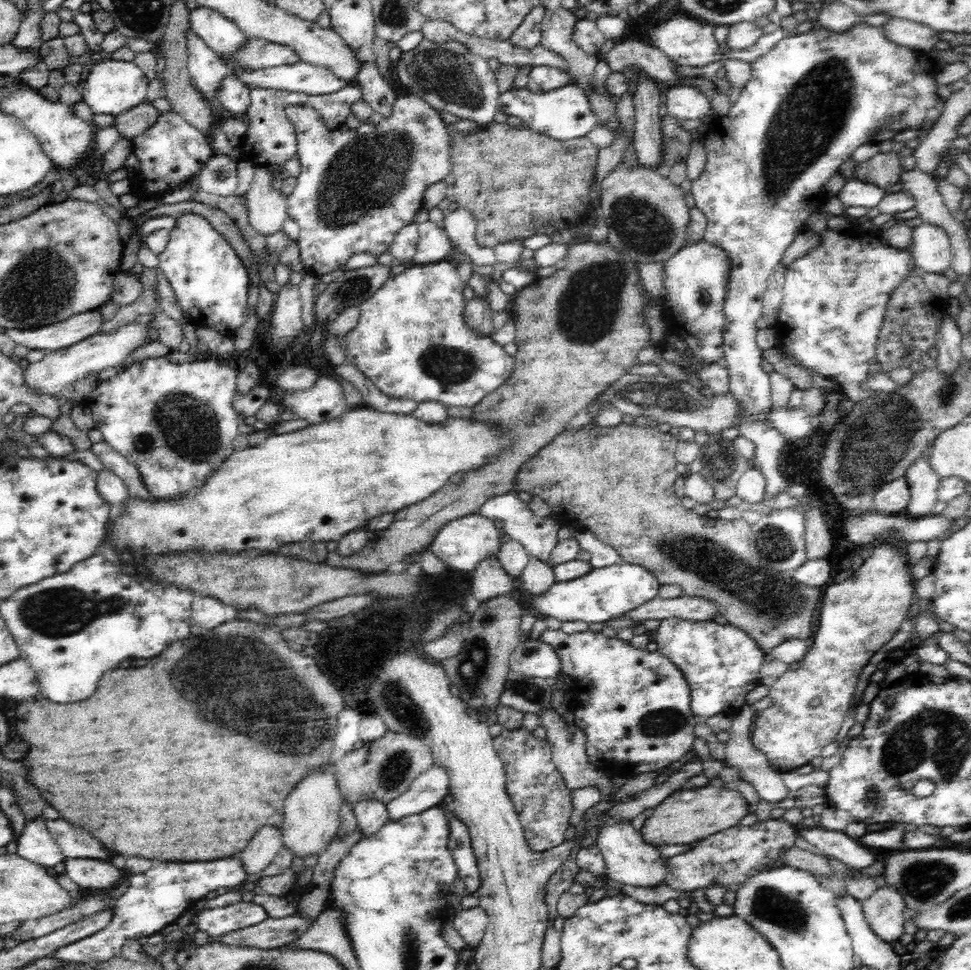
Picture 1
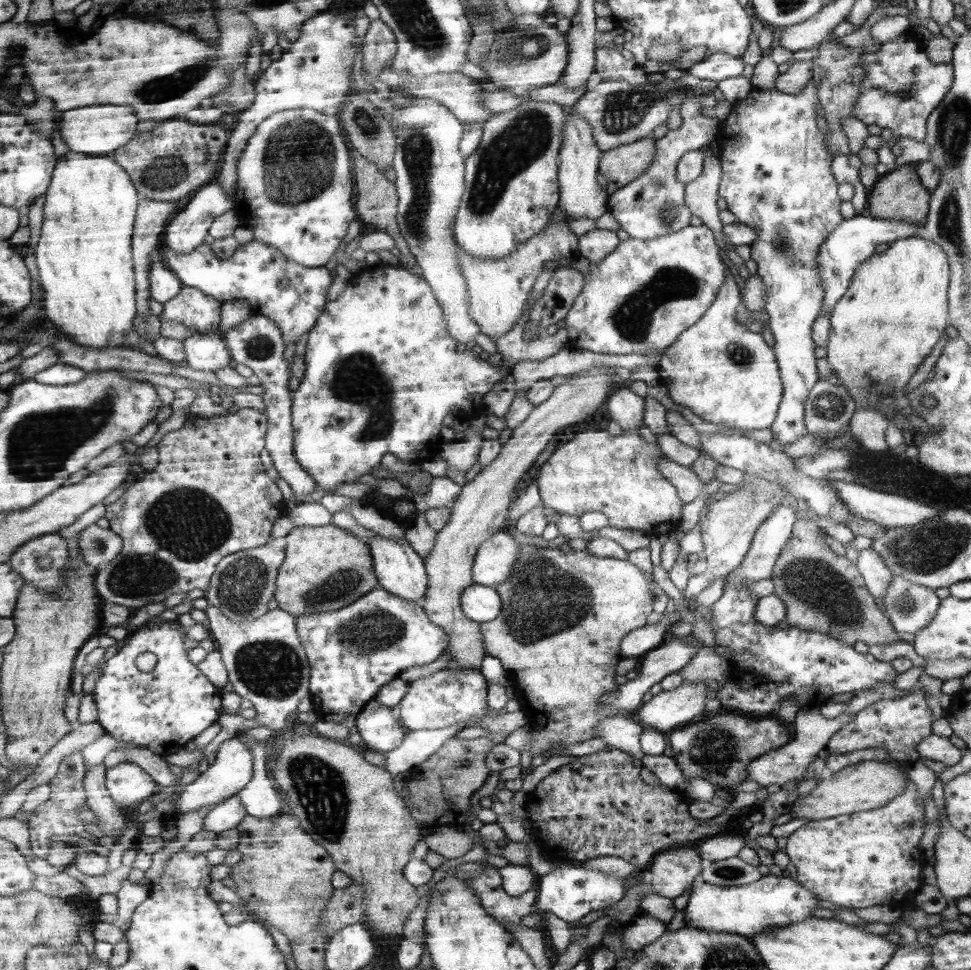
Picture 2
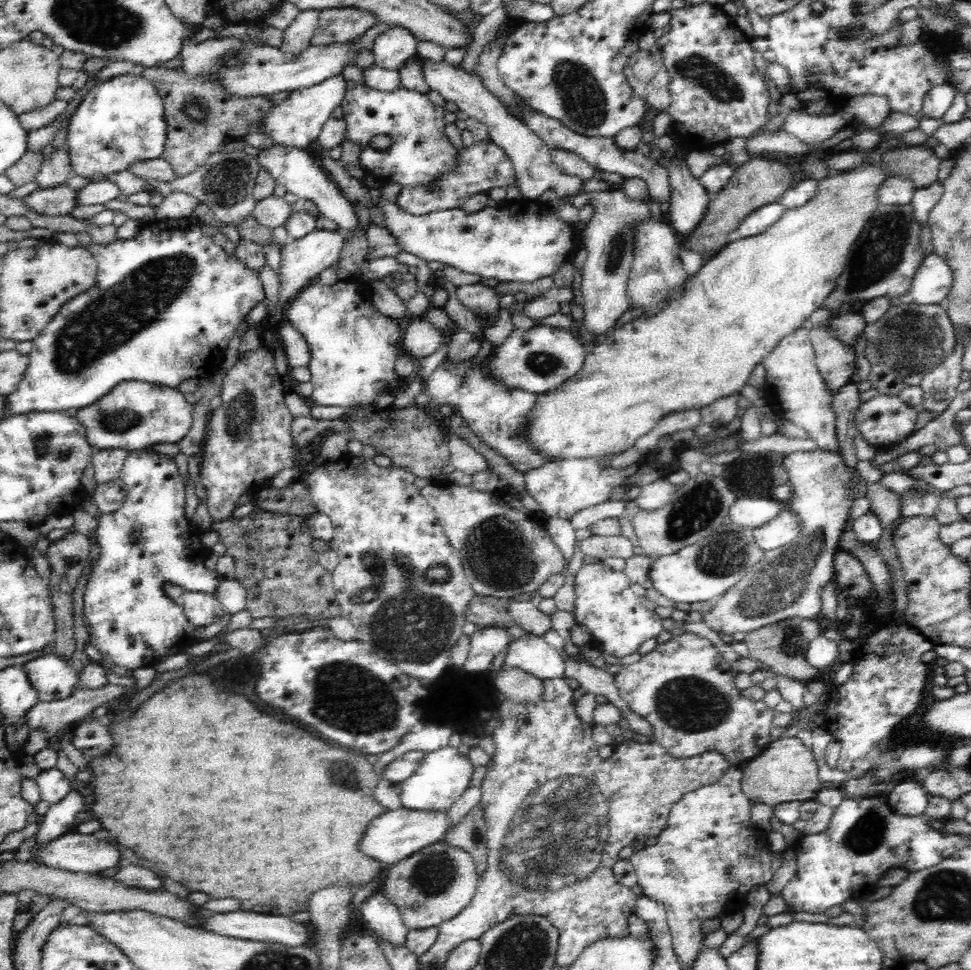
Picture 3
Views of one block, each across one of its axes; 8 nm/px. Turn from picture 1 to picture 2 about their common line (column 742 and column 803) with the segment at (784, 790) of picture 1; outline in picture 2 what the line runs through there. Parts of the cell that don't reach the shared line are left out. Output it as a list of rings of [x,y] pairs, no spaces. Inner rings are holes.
[[[799,708],[796,713],[796,721],[793,724],[792,741],[783,747],[768,751],[767,754],[759,756],[756,760],[752,760],[749,768],[747,768],[749,778],[763,787],[769,784],[779,784],[782,787],[788,782],[803,781],[808,765],[817,759],[819,751],[826,746],[826,743],[836,732],[844,728],[850,719],[854,719],[855,716],[855,714],[851,714],[852,716],[846,715],[846,713],[842,713],[837,718],[826,718],[820,713],[820,708]]]

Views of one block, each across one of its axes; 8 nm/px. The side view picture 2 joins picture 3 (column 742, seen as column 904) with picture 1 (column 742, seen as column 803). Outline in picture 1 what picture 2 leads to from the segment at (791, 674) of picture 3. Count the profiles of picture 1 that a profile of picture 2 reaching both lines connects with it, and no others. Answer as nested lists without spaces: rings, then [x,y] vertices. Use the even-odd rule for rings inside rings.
[[[589,422],[587,425],[582,426],[581,429],[568,428],[558,434],[558,436],[555,436],[548,444],[545,444],[530,460],[527,460],[522,465],[520,472],[516,476],[516,480],[514,480],[513,490],[516,492],[524,490],[524,492],[544,499],[547,502],[547,506],[550,506],[551,510],[553,510],[553,515],[561,522],[567,523],[571,528],[580,528],[581,530],[585,529],[592,532],[596,539],[617,550],[622,557],[622,562],[637,564],[652,572],[660,585],[674,584],[682,588],[685,596],[698,597],[716,603],[720,612],[720,621],[746,632],[747,636],[750,636],[757,642],[765,655],[771,654],[776,646],[782,645],[788,640],[806,640],[806,638],[813,636],[814,612],[816,612],[816,608],[821,608],[821,599],[823,596],[819,588],[806,586],[794,580],[790,571],[778,572],[772,568],[762,566],[749,548],[751,524],[746,522],[746,520],[742,518],[733,521],[719,518],[713,519],[707,515],[695,514],[692,509],[686,509],[682,506],[682,503],[680,503],[681,498],[674,493],[672,487],[676,479],[679,478],[678,472],[674,469],[677,464],[675,450],[678,441],[678,436],[670,435],[665,428],[659,425],[638,426],[635,423],[626,424],[622,422],[618,426],[602,427],[602,425],[594,425],[594,423]]]

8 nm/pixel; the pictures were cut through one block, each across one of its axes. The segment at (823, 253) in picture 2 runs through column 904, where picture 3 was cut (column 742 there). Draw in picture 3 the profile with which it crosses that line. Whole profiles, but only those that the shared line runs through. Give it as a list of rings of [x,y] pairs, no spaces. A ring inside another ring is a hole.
[[[772,202],[766,206],[758,208],[751,212],[736,229],[732,236],[746,239],[750,236],[762,234],[767,228],[770,228],[787,208],[780,202]]]

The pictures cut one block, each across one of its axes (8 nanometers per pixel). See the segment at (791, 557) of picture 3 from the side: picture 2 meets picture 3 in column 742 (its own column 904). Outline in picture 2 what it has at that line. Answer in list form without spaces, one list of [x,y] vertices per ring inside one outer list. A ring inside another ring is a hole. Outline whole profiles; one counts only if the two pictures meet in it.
[[[893,575],[882,610],[891,620],[894,632],[916,635],[932,624],[941,602],[934,588]]]

